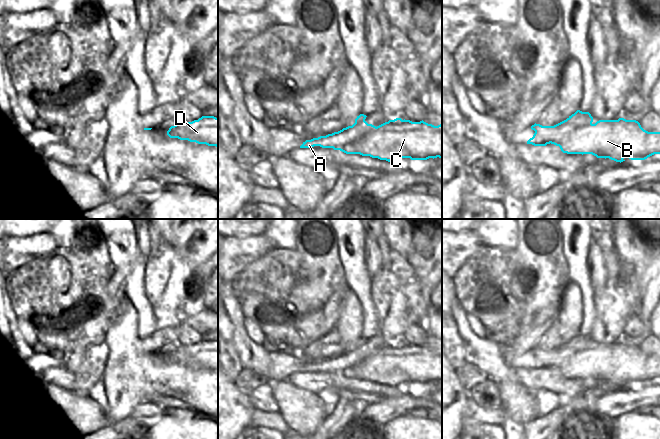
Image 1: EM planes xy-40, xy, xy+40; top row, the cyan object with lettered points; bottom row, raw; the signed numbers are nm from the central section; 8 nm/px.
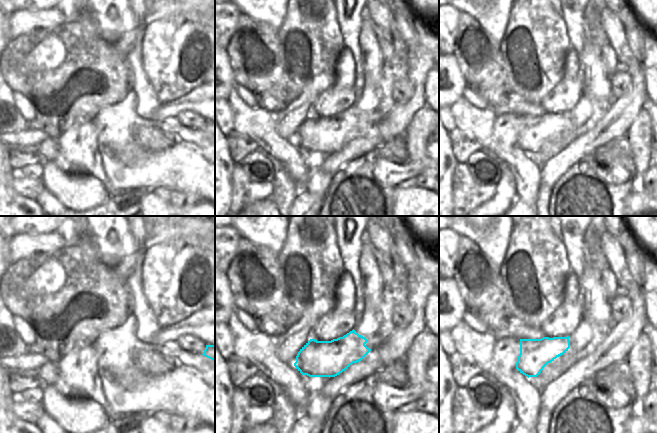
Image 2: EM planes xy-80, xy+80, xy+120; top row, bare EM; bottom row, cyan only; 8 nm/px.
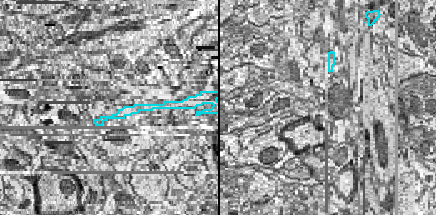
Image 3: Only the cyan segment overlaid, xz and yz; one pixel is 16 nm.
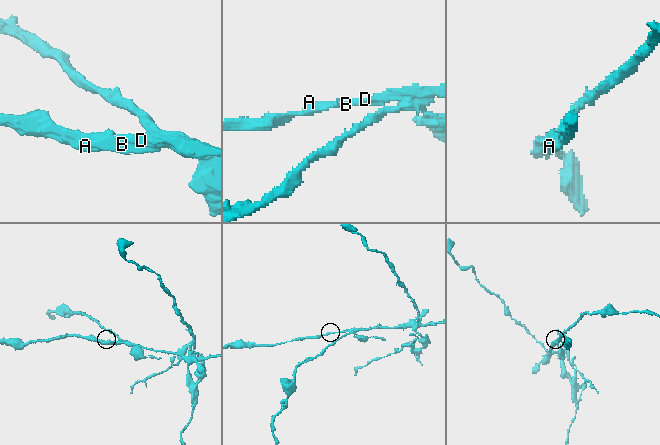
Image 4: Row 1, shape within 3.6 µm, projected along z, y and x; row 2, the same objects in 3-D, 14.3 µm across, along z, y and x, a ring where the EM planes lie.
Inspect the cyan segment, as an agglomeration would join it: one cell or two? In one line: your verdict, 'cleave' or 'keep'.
cleave

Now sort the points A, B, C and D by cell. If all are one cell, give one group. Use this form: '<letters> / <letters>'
A / B C D

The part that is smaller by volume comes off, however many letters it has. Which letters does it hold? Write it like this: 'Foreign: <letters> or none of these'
Foreign: A

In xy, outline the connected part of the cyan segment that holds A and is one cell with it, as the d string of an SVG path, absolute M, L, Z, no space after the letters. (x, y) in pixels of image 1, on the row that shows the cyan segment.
M360 114L355 119L355 123L352 126L348 126L338 132L334 132L326 136L320 136L318 138L306 140L305 142L303 142L300 148L312 148L314 146L333 149L338 148L340 144L350 142L357 138L364 130L376 127L372 124L368 124L365 121L366 117L366 115Z

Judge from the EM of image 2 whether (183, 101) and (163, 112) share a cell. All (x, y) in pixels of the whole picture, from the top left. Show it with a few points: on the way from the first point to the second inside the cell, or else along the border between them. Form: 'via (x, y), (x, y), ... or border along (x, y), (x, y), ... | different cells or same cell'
via (178, 105), (168, 110) | same cell

